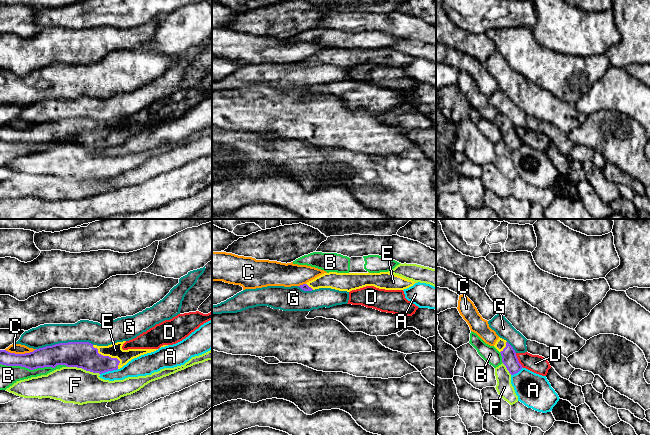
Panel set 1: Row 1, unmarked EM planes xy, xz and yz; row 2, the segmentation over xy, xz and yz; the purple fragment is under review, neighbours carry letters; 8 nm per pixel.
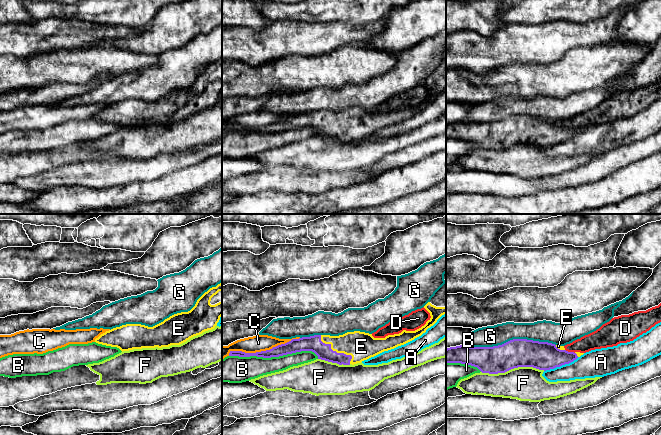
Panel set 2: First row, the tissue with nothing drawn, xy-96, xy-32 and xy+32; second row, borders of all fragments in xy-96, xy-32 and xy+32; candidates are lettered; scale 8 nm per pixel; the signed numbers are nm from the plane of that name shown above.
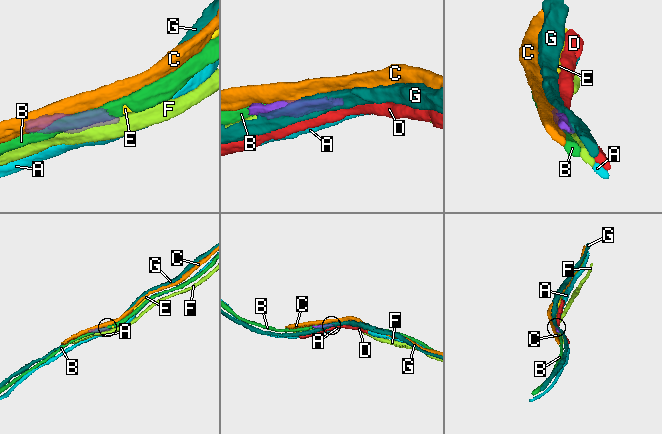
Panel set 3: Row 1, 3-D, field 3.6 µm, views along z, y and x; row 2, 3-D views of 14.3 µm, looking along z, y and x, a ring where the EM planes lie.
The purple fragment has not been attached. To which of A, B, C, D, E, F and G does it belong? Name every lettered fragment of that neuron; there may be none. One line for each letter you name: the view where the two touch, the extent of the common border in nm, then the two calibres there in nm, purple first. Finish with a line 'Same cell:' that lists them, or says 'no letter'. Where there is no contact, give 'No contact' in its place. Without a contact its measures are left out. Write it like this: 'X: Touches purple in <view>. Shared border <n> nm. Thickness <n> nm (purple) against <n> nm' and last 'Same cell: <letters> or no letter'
E: Touches purple in xy. Shared border 280 nm. Thickness 220 nm (purple) against 120 nm
Same cell: E

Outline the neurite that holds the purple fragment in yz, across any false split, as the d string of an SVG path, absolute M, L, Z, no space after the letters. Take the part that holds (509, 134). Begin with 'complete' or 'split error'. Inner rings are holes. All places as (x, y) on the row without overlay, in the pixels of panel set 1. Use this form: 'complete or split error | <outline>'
split error | M499 113L494 123L501 129L502 138L511 151L518 149L523 144L515 126L506 116Z

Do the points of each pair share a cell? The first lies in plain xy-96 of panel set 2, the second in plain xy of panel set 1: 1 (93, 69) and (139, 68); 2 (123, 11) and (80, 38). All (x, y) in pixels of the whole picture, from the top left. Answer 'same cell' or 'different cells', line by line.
1: same cell
2: different cells

